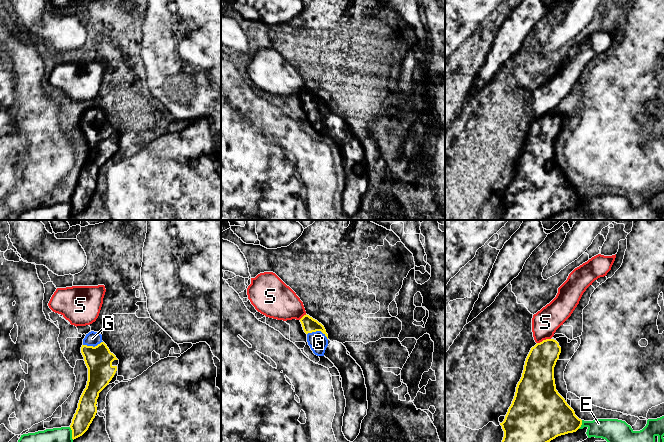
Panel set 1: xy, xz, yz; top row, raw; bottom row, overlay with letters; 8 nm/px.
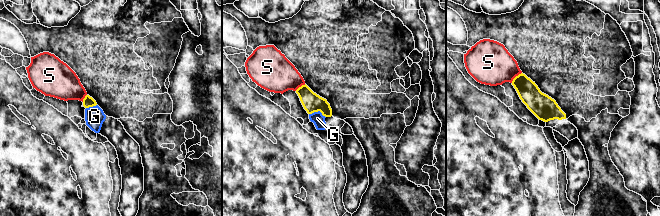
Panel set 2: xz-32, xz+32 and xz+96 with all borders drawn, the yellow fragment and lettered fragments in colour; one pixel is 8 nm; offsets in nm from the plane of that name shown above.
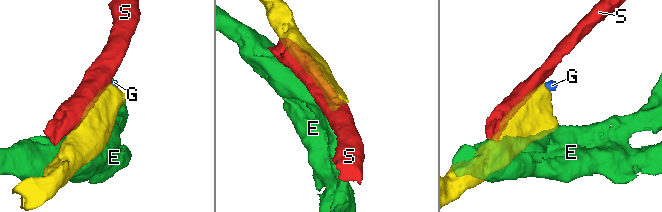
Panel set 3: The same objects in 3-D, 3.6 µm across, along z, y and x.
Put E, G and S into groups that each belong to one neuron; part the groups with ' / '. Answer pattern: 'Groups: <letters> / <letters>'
Groups: E / G / S

